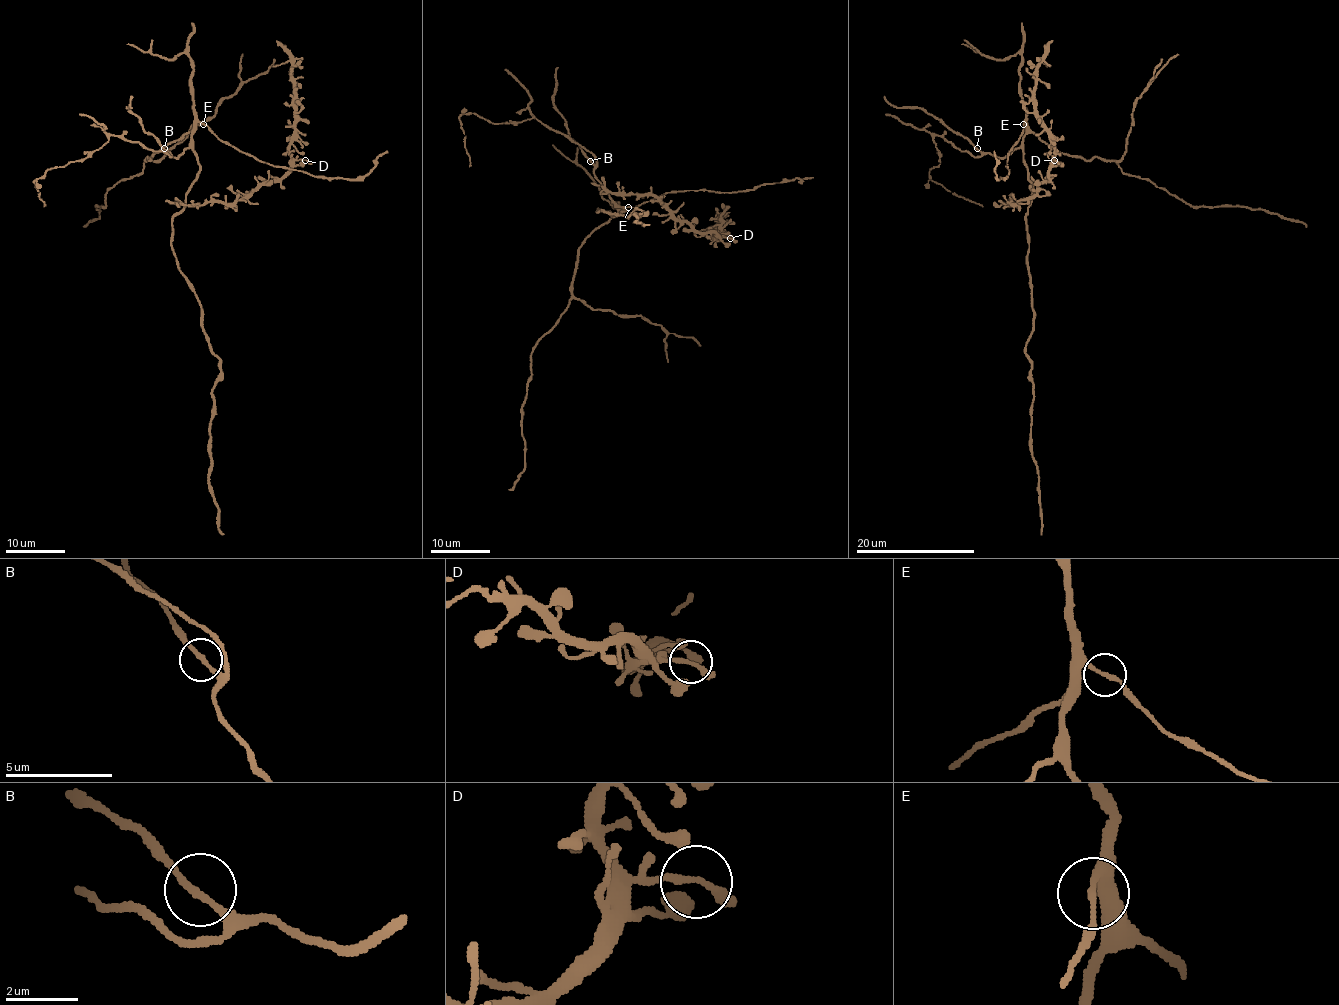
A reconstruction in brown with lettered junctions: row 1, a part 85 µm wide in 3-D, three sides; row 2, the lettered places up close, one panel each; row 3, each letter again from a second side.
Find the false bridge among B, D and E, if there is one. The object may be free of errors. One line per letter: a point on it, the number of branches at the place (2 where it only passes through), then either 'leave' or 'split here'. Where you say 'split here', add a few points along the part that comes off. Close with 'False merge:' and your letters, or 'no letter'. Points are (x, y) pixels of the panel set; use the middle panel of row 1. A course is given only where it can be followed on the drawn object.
B: (590, 161) | 2 | leave
D: (730, 238) | 2 | leave
E: (628, 207) | 2 | leave
False merge: no letter

